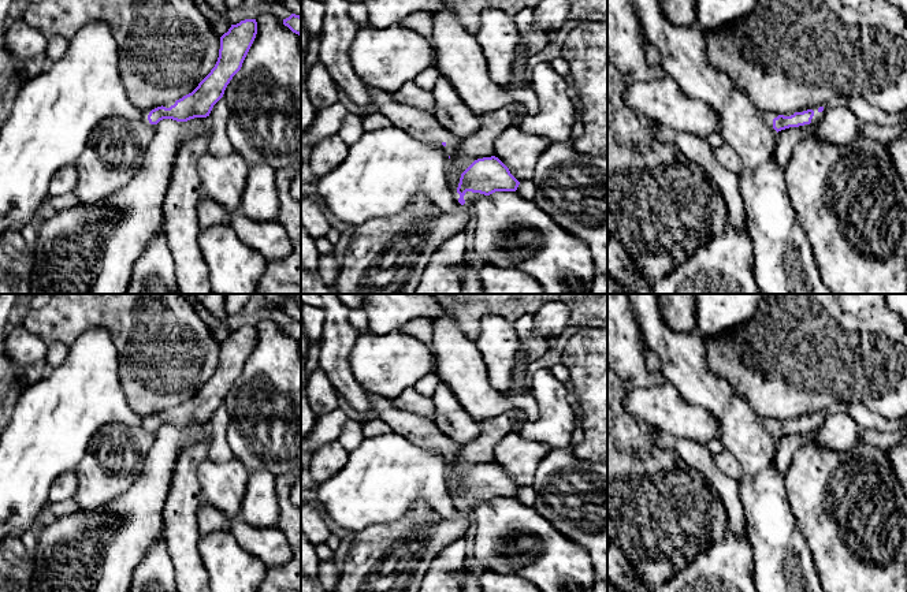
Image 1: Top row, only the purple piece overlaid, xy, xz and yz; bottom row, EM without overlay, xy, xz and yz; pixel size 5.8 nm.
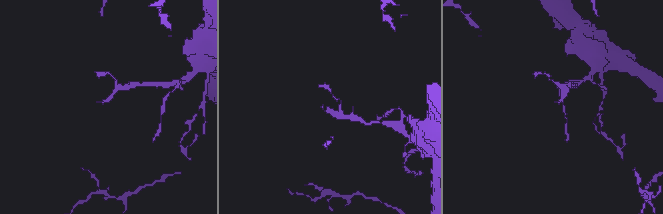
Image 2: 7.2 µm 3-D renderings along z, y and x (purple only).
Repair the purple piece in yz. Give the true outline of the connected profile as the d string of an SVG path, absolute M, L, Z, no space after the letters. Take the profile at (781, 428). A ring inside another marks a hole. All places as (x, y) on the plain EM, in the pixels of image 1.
M825 410L800 418L778 421L776 418L759 417L761 425L776 440L785 435L799 435L817 431L826 418Z

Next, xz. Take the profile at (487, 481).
M495 462L475 466L451 491L451 502L458 513L475 515L476 504L495 498L516 498L520 488Z

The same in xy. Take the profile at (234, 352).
M245 325L231 331L228 338L220 343L219 364L215 373L198 392L176 407L168 407L155 416L142 418L140 427L156 433L163 425L187 428L194 424L209 422L233 383L241 376L256 340L256 325Z

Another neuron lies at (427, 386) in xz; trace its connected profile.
M428 373L425 375L416 386L415 388L428 396L428 398L432 398L432 395L435 394L438 386L441 383L441 379L438 375L434 375L434 373Z

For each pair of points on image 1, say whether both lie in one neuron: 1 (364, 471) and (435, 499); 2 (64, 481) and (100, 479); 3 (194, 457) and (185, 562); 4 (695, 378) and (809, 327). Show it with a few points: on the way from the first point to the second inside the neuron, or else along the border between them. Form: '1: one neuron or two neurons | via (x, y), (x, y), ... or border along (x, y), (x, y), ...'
1: one neuron | via (382, 475), (411, 475), (417, 481)
2: two neurons | border along (73, 471), (77, 477), (74, 496)
3: one neuron | via (185, 483), (185, 536)
4: two neurons | border along (703, 342), (707, 367), (735, 388)

